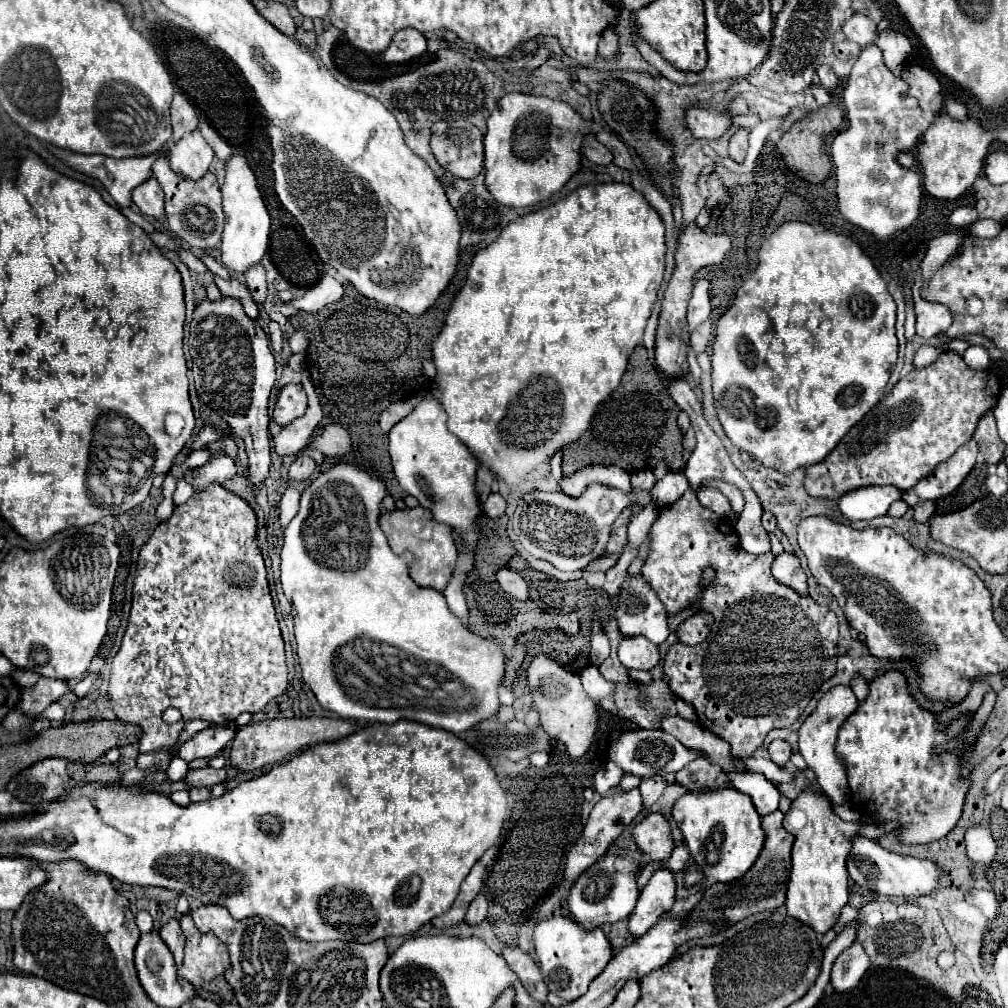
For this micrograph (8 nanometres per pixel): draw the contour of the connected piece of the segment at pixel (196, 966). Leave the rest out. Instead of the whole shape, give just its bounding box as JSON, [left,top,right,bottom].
[178,915,232,999]

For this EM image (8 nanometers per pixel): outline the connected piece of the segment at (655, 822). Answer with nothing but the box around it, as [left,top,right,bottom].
[632,813,674,863]

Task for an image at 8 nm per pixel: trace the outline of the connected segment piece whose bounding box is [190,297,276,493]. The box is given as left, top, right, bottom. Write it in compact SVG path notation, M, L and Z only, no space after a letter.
M222 297L216 303L202 301L190 323L192 377L200 399L220 415L230 429L244 439L248 453L248 481L258 493L270 471L268 397L276 383L274 355L264 329L244 313L238 299Z

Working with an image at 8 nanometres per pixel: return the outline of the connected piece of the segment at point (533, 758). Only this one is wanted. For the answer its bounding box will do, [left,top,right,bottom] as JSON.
[528,751,550,769]

